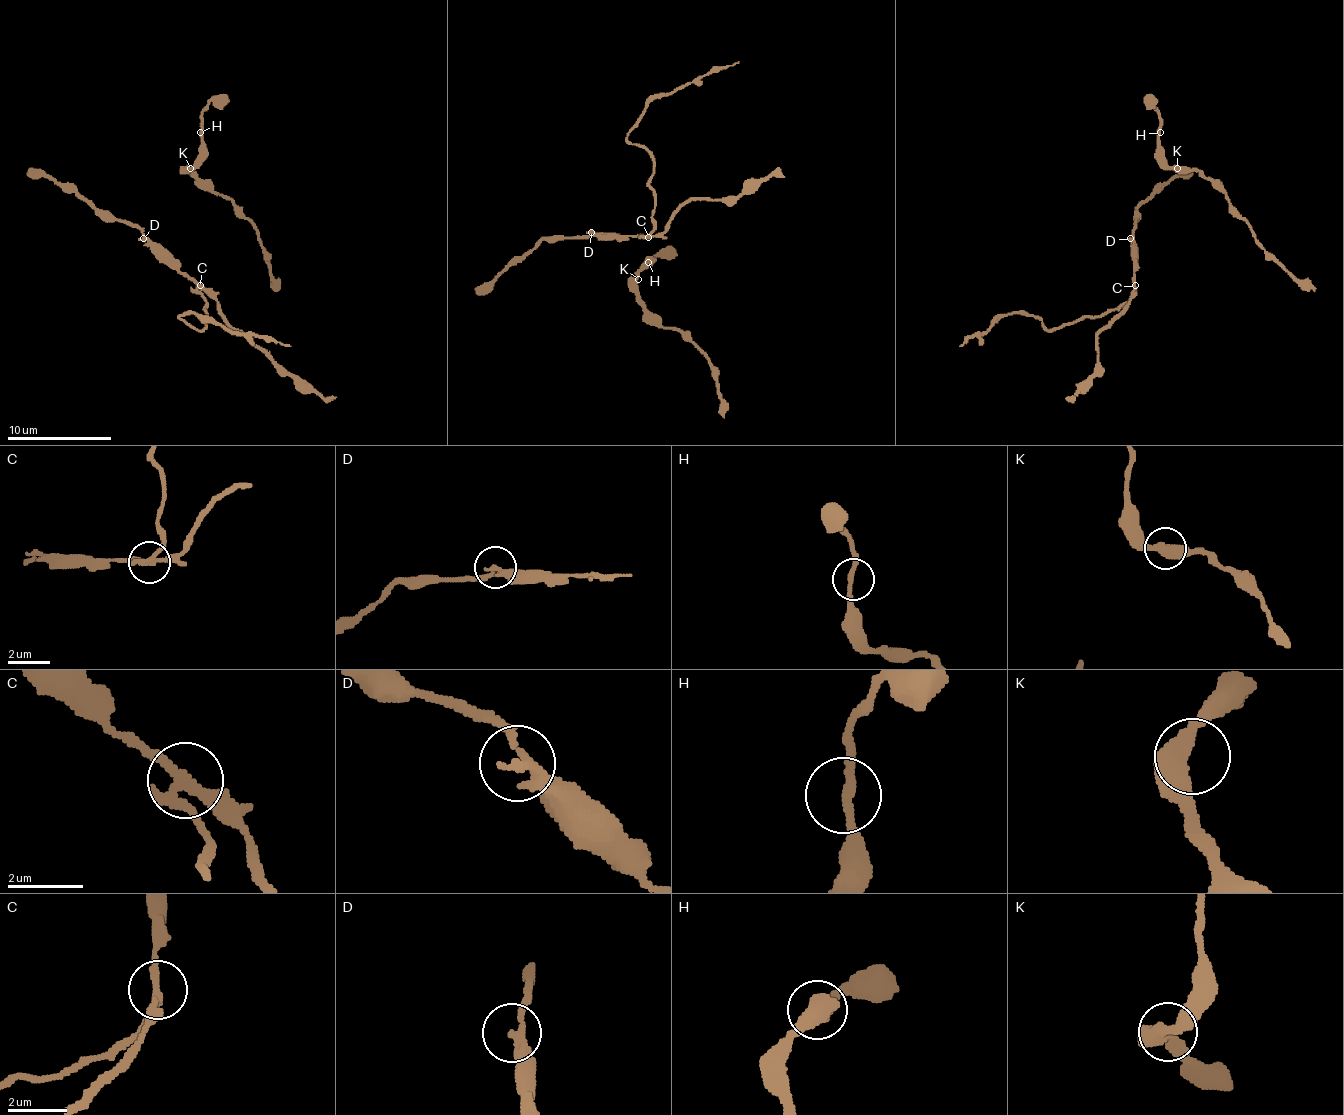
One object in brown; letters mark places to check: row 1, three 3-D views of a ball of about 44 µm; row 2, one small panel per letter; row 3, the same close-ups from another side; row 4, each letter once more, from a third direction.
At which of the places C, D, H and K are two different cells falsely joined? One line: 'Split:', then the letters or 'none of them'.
Split: C

